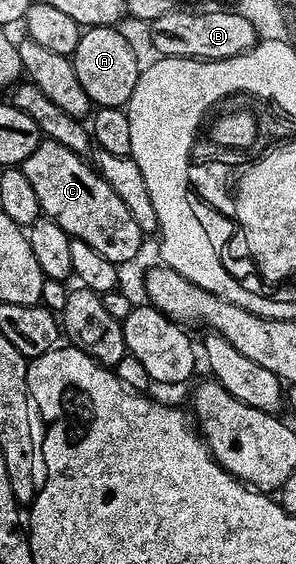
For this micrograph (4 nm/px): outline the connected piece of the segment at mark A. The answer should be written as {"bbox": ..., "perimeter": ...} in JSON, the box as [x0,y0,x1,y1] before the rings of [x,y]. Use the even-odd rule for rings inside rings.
{"bbox":[71,25,142,108],"perimeter":[[[93,25],[85,28],[78,39],[78,47],[71,53],[74,75],[86,90],[93,106],[121,108],[127,106],[130,95],[142,72],[142,61],[136,58],[132,45],[120,34],[119,28],[110,25]]]}

